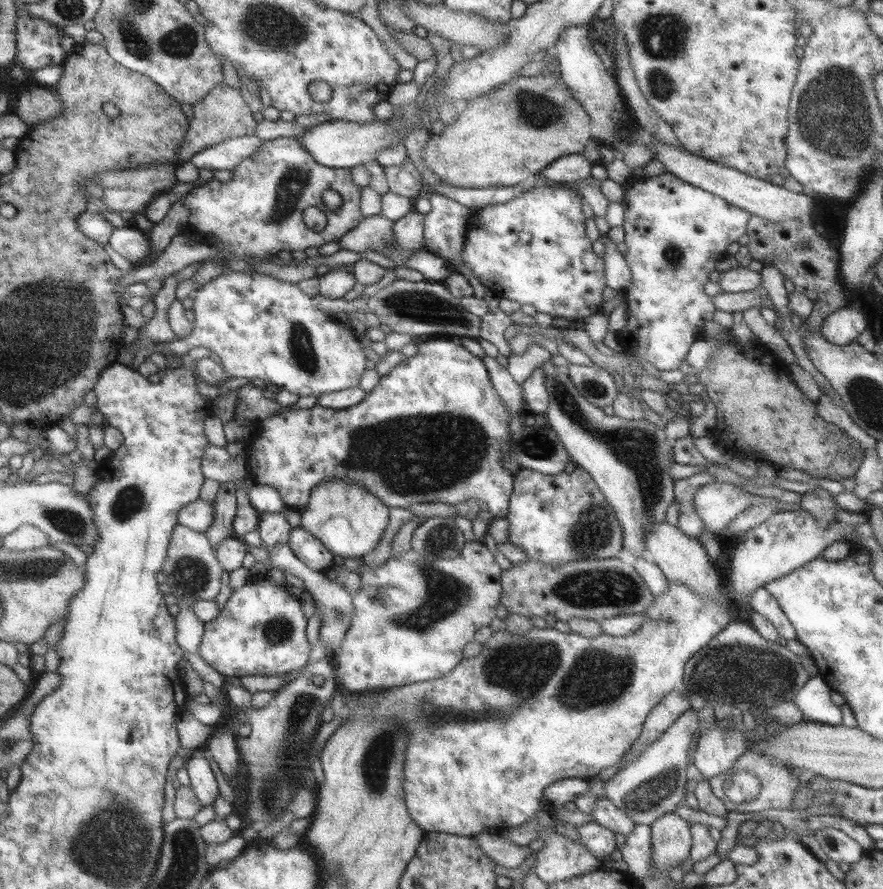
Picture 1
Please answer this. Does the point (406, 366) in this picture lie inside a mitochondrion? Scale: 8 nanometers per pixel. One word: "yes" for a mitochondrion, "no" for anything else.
no

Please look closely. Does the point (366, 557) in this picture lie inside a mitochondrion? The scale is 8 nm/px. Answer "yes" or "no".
no

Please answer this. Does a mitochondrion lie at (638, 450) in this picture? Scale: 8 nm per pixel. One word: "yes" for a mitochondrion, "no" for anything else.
yes

